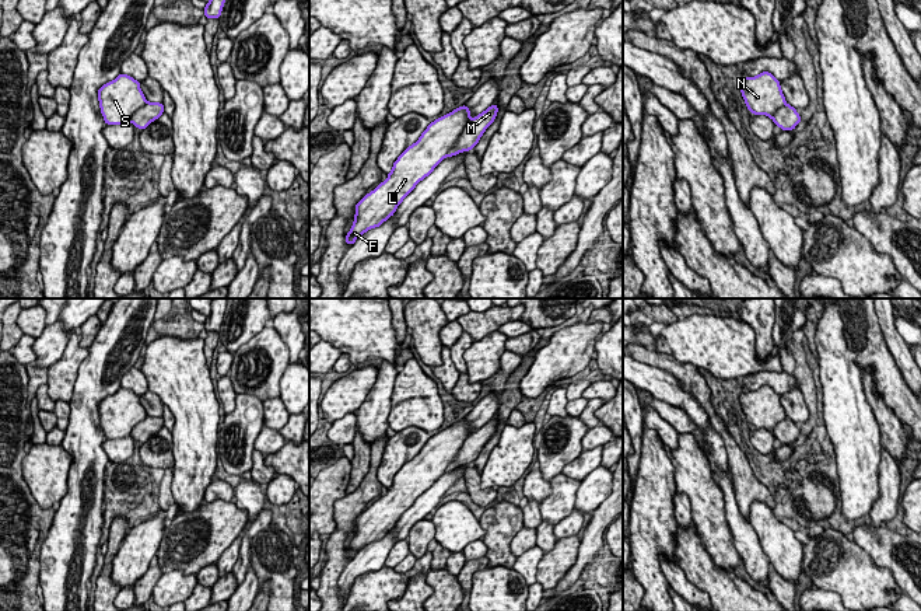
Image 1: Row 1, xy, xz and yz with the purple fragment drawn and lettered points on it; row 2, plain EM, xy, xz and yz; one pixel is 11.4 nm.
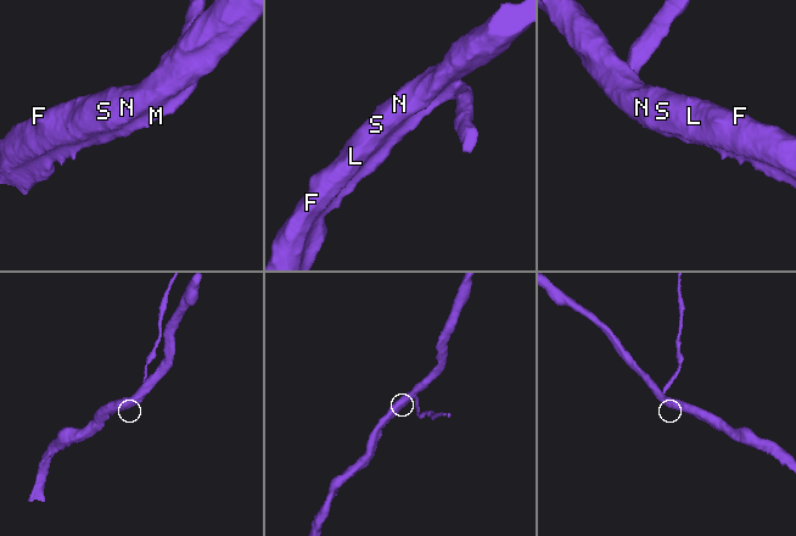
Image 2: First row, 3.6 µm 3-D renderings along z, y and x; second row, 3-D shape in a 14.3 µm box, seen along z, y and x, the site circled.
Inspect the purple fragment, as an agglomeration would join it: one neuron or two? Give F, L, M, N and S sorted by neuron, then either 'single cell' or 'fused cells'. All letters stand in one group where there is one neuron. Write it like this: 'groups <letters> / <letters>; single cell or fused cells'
groups F L M N S; single cell

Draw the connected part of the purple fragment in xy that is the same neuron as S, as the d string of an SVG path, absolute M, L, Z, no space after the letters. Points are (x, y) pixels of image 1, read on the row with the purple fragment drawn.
M122 73L98 90L98 99L106 125L132 122L134 128L146 129L164 112L162 102L146 99L140 81Z

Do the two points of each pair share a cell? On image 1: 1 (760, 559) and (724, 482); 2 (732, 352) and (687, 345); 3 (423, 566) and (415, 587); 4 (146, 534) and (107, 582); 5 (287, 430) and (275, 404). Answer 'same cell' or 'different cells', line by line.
1: same cell
2: same cell
3: same cell
4: different cells
5: different cells

